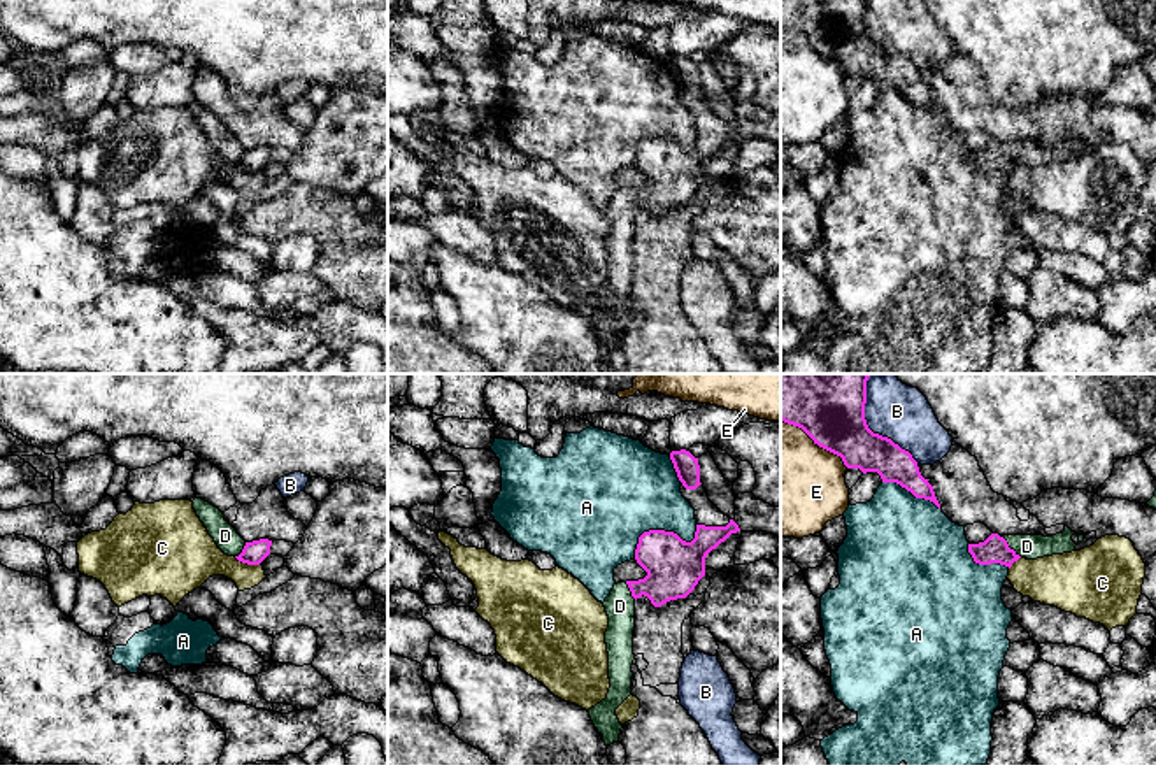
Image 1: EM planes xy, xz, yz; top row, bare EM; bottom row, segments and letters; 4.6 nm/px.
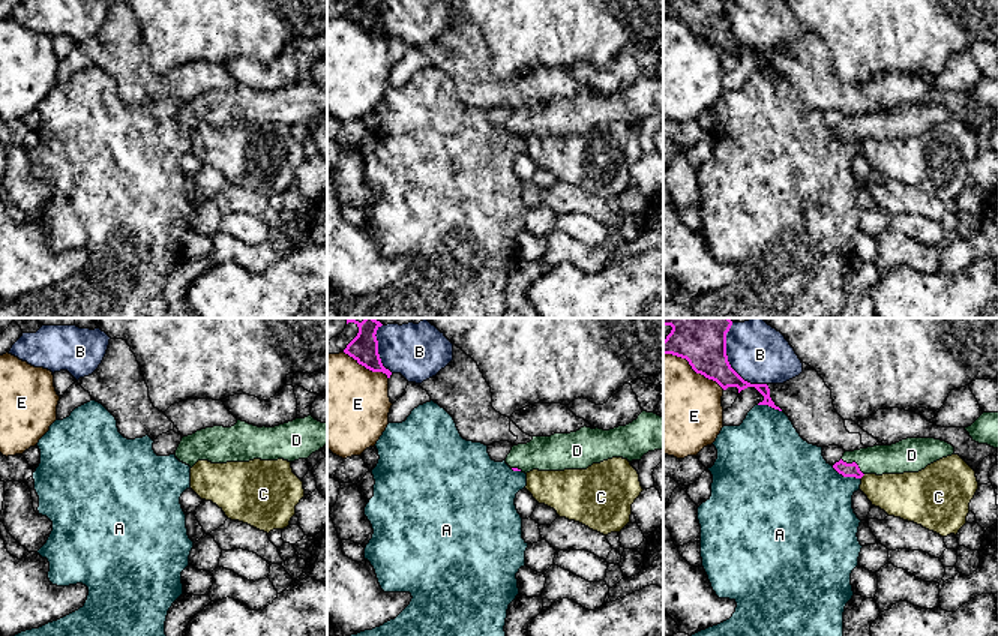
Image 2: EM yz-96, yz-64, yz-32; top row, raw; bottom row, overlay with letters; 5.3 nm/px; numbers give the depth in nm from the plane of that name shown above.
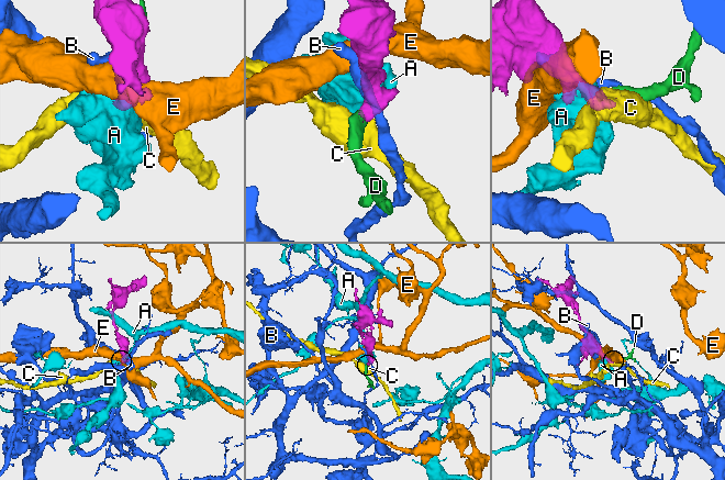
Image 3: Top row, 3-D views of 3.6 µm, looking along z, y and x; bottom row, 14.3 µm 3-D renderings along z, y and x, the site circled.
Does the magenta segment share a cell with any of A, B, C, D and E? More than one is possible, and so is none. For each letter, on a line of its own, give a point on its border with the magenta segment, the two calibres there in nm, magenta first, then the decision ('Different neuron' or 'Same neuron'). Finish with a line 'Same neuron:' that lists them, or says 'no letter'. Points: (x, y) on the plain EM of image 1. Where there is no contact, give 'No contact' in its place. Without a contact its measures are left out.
A: Touches magenta at xz (662, 137). Thickness 260 nm (magenta) against 420 nm. Different neuron
B: Touches magenta at yz (877, 41). Thickness 280 nm (magenta) against 240 nm. Different neuron
C: Touches magenta at xy (248, 171). Thickness 110 nm (magenta) against 220 nm. Different neuron
D: Touches magenta at yz (1007, 153). Thickness 130 nm (magenta) against 110 nm. Same neuron
E: Touches magenta at yz (816, 50). Thickness 280 nm (magenta) against 480 nm. Different neuron
Same neuron: D

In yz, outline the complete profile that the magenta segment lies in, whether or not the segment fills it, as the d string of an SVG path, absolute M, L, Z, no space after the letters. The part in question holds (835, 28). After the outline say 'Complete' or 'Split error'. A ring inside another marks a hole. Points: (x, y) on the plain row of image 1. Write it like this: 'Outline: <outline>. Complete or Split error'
Outline: M781 0L781 28L802 35L847 75L877 79L882 89L896 89L940 116L912 61L868 35L865 11L867 0Z. Complete

